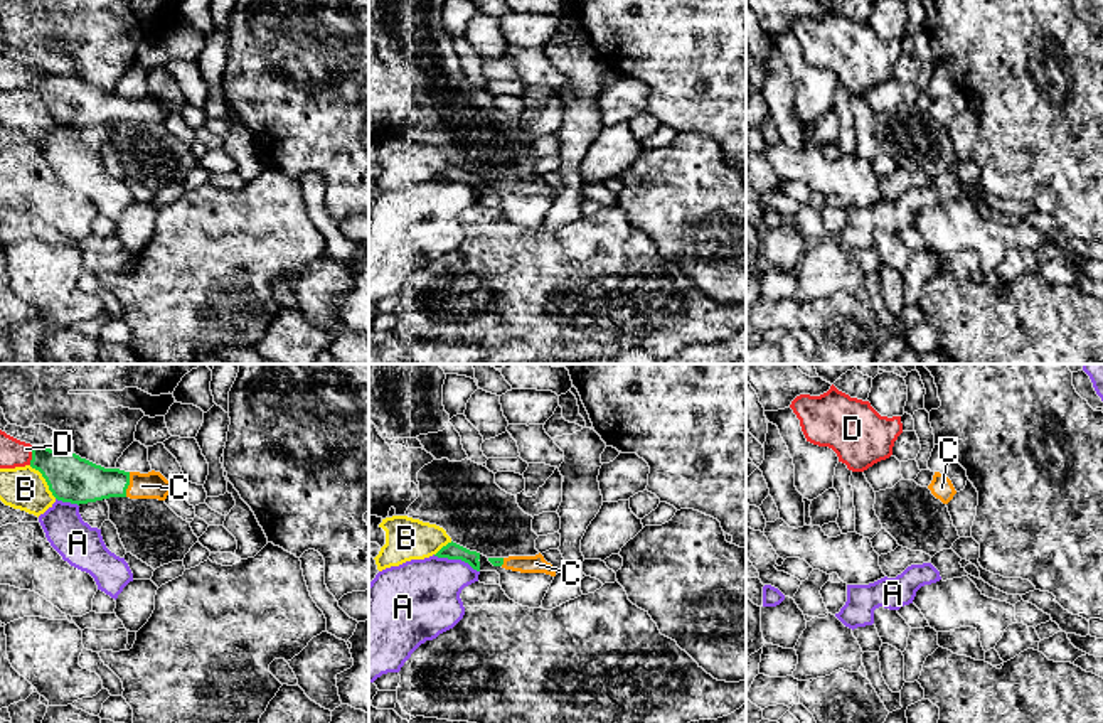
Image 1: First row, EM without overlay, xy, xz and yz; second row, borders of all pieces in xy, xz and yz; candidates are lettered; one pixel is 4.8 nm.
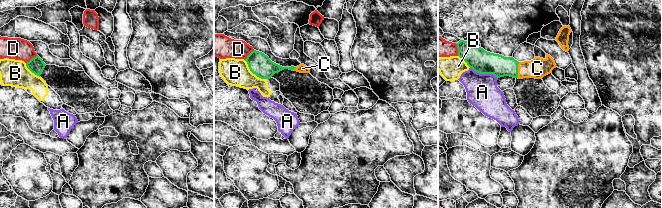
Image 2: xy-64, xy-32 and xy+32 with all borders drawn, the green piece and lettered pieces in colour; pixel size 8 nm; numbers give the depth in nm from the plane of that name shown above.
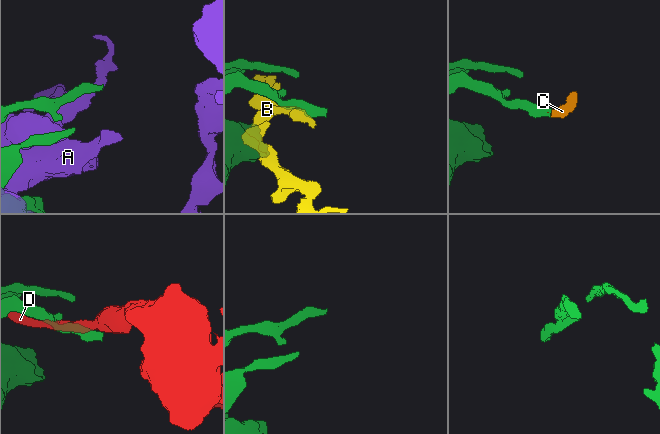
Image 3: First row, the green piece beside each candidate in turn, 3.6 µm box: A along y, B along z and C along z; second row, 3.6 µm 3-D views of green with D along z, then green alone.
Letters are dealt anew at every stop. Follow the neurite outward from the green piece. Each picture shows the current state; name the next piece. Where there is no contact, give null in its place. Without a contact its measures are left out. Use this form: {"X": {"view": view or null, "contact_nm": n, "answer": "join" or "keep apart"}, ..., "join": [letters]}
{"A": {"view": "xz", "contact_nm": 240, "answer": "keep apart"}, "B": {"view": "xy", "contact_nm": 200, "answer": "keep apart"}, "C": {"view": "xy", "contact_nm": 120, "answer": "join"}, "D": {"view": "xy", "contact_nm": 100, "answer": "keep apart"}, "join": ["C"]}

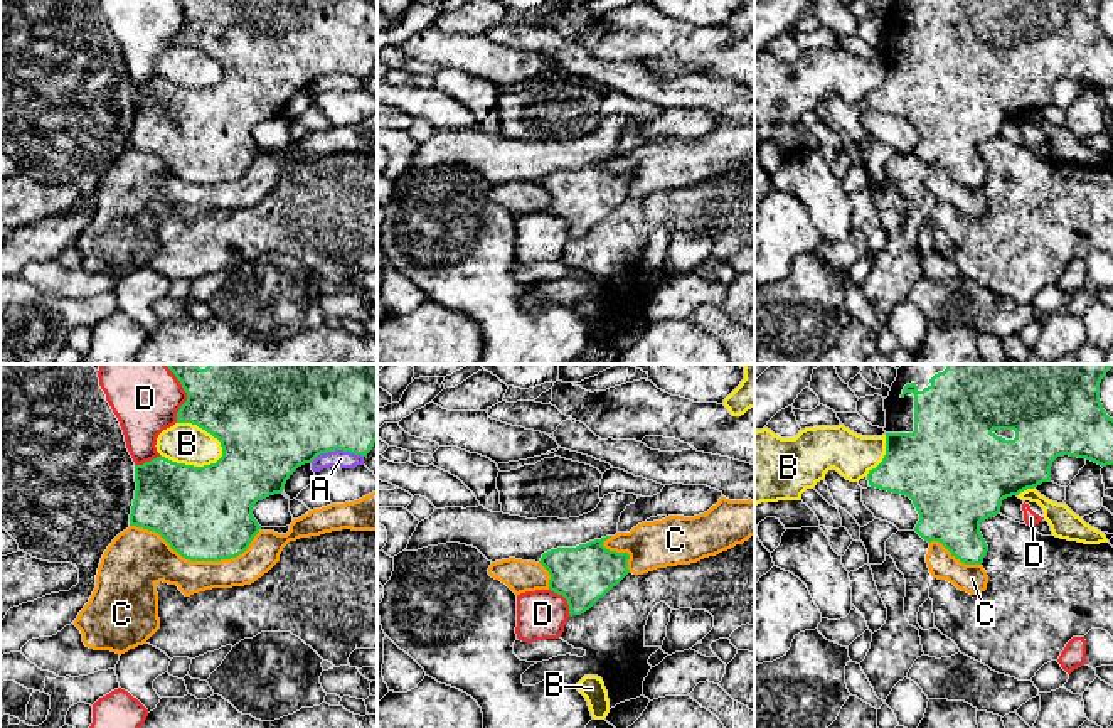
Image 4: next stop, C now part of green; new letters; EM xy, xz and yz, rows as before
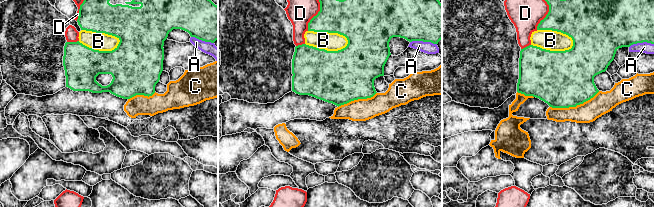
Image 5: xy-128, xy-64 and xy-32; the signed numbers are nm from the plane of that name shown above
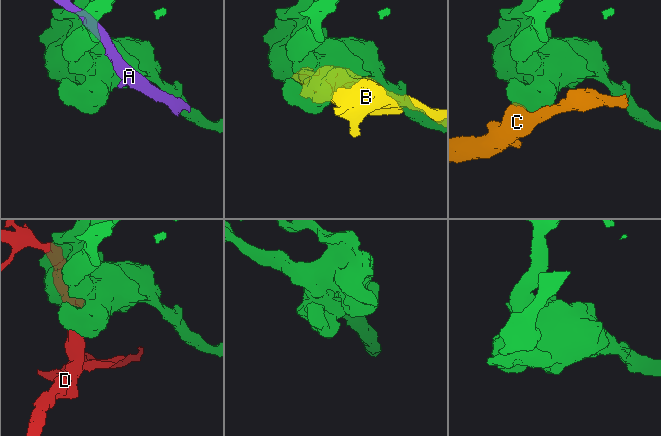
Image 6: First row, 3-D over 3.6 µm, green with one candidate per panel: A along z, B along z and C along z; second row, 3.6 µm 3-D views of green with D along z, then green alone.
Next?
{"A": {"view": "xy", "contact_nm": 260, "answer": "keep apart"}, "B": {"view": "xy", "contact_nm": 300, "answer": "keep apart"}, "C": {"view": "xy", "contact_nm": 600, "answer": "keep apart"}, "D": {"view": "xy", "contact_nm": 280, "answer": "keep apart"}, "join": []}

